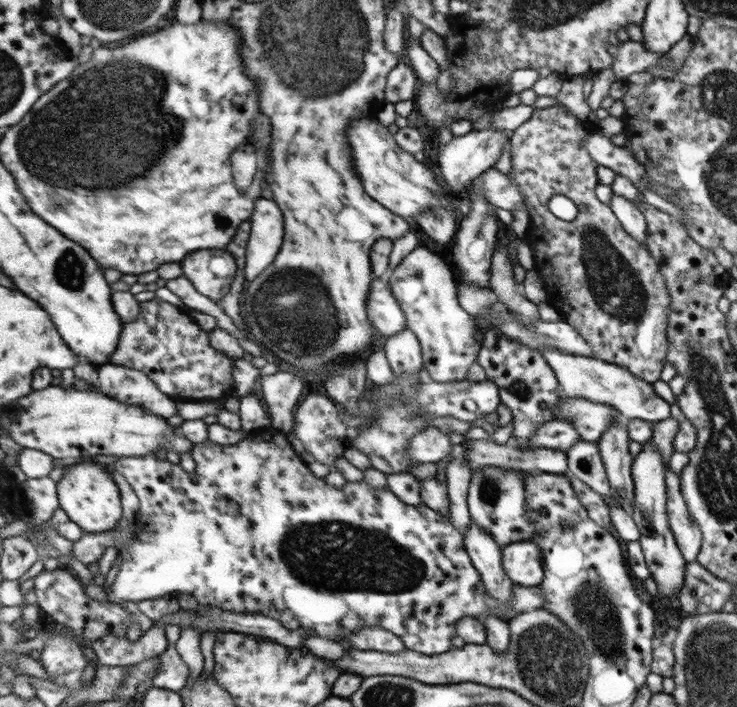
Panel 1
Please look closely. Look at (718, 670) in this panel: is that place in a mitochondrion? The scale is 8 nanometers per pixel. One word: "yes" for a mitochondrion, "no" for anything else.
yes

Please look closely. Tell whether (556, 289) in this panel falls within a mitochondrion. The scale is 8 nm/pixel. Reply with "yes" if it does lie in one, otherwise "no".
no

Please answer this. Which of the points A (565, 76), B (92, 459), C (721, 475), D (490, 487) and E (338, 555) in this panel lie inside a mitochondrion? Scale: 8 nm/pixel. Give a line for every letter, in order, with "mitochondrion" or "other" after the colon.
A: other
B: other
C: mitochondrion
D: mitochondrion
E: mitochondrion

